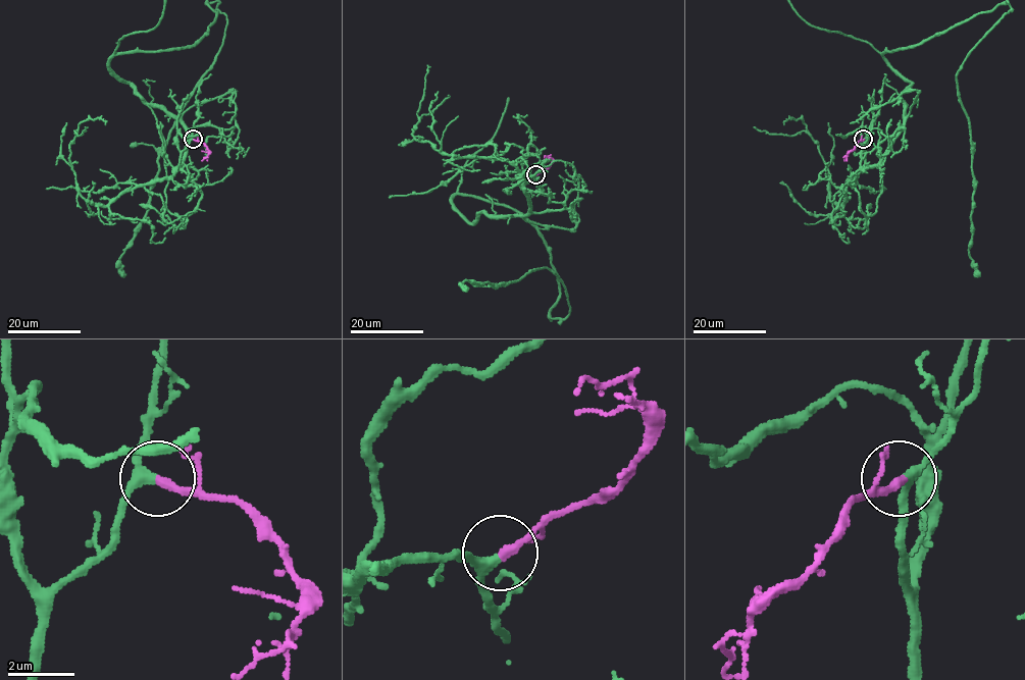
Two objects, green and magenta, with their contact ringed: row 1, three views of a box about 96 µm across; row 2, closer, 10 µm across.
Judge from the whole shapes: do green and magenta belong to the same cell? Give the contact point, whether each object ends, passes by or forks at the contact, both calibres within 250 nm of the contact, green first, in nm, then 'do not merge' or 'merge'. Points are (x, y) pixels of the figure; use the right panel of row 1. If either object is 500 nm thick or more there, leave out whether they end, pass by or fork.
place (863, 139); green passes by; magenta ends; calibres 280 and 240 nm; merge

